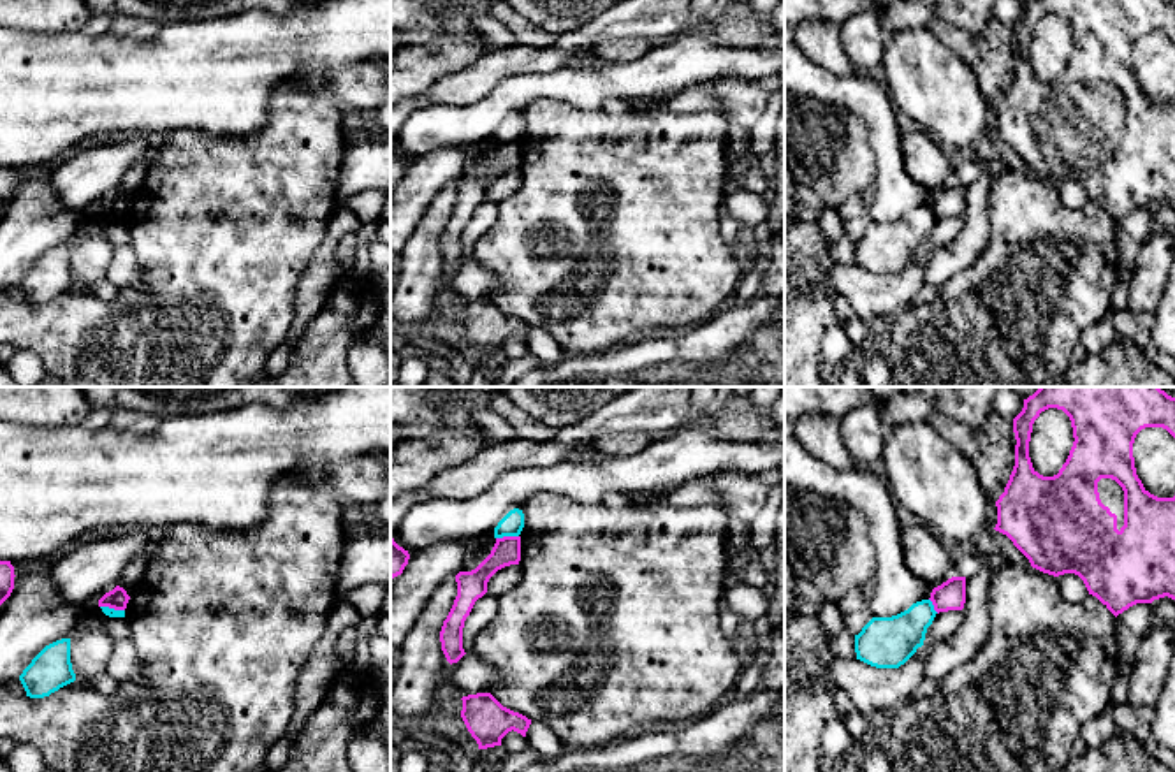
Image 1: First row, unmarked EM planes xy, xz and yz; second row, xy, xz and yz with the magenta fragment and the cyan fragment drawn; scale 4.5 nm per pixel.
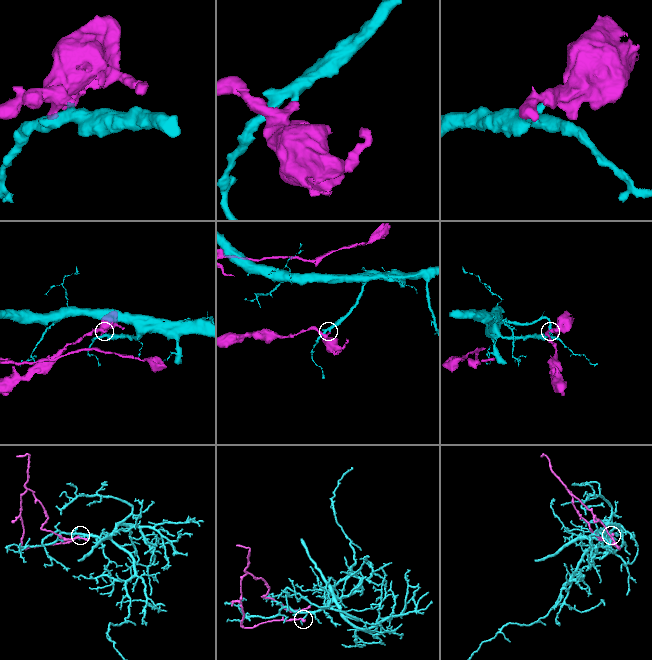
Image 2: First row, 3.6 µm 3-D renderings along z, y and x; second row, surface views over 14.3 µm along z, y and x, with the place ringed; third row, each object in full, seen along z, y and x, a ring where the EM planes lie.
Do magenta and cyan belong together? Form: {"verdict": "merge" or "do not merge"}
{"verdict": "do not merge"}

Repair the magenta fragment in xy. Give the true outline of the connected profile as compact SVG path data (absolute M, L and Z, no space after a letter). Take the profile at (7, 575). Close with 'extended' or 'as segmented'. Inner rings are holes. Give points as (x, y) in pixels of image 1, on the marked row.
M0 561L0 605L11 596L14 589L14 566L11 561Z | as segmented

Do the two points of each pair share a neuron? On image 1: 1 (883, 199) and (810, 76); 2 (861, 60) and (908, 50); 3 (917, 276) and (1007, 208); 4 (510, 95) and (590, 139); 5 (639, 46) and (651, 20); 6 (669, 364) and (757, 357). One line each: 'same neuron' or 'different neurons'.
1: same neuron
2: different neurons
3: different neurons
4: different neurons
5: different neurons
6: same neuron

